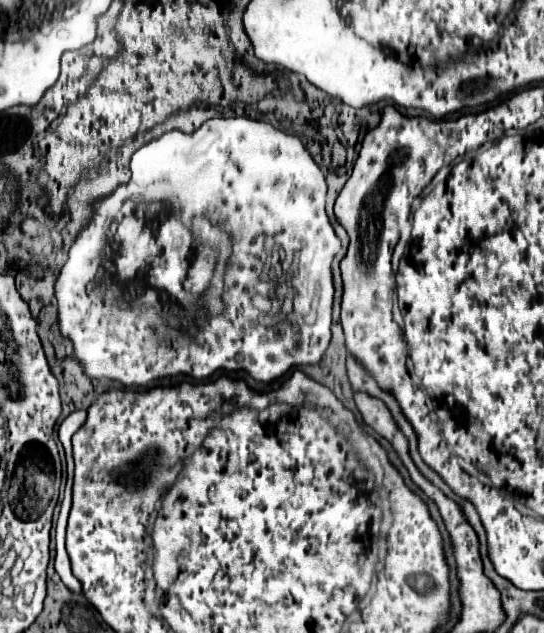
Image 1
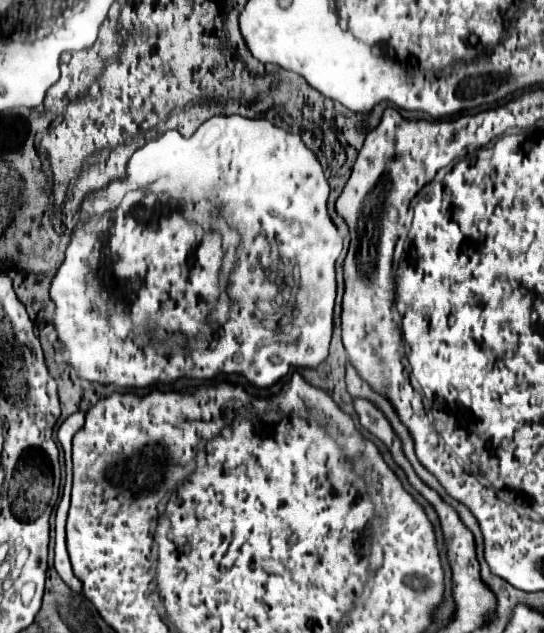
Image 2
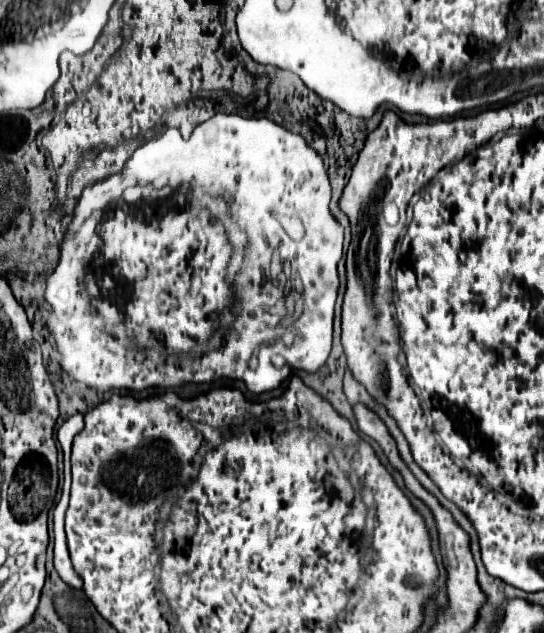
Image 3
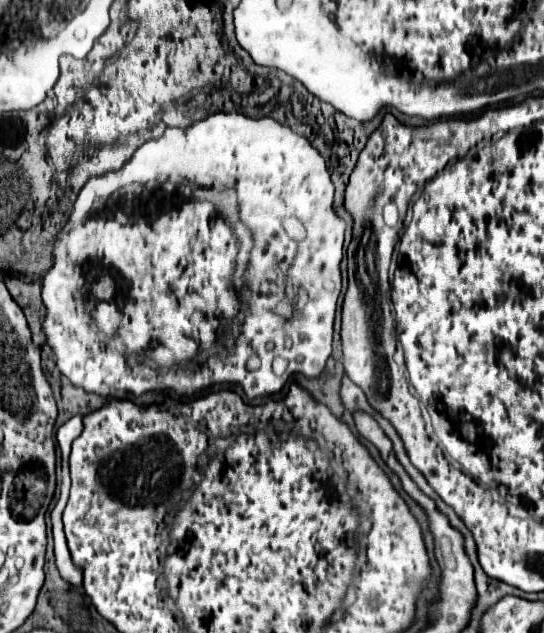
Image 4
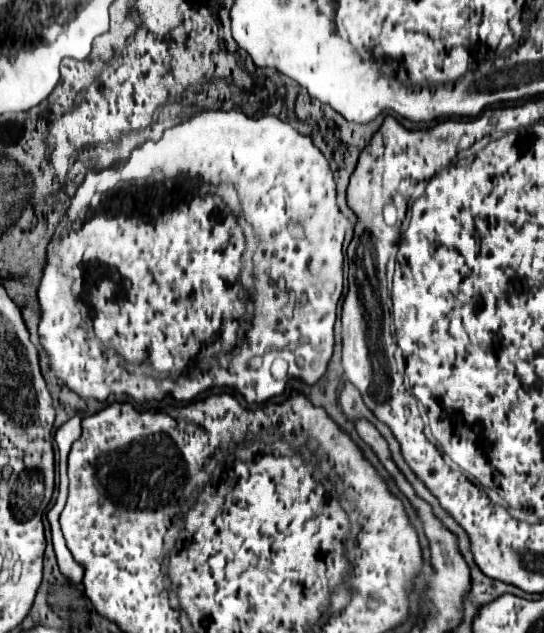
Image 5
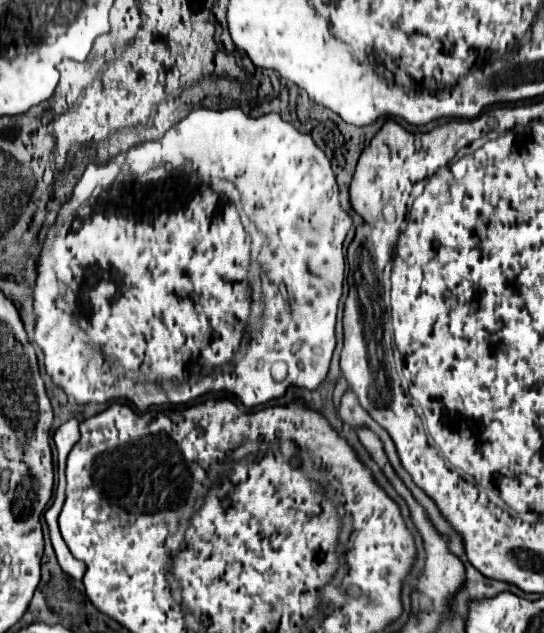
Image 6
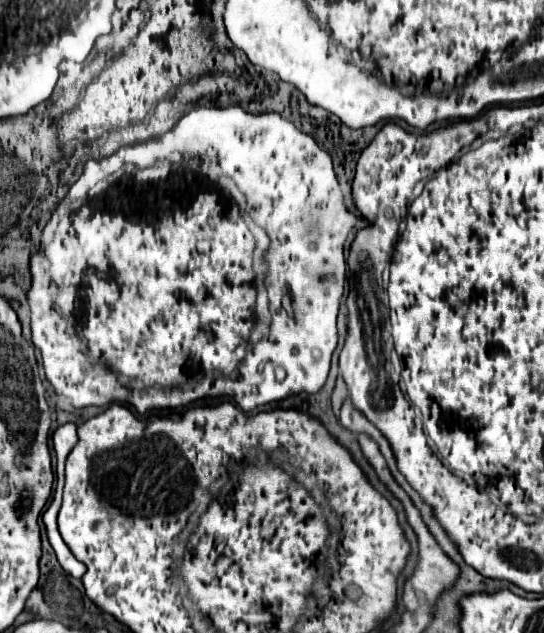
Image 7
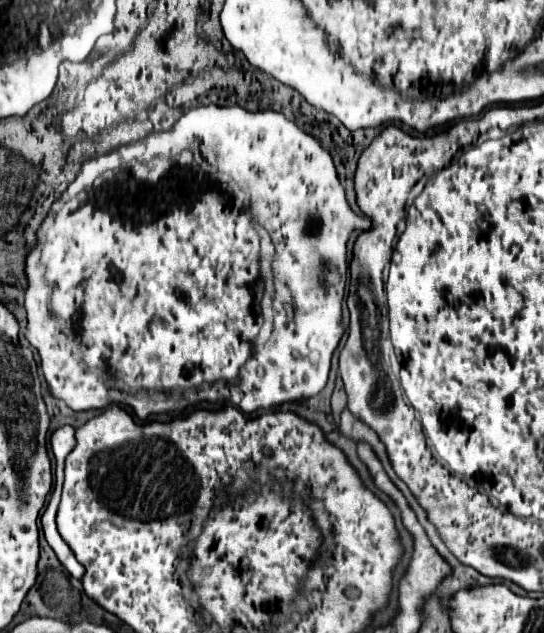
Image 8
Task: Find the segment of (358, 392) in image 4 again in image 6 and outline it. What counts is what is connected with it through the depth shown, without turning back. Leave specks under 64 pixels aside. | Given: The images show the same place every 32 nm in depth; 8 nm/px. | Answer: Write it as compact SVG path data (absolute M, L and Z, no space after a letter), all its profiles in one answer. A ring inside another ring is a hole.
M350 388L344 392L338 410L340 410L342 420L344 420L346 424L350 424L352 428L358 428L358 426L370 426L370 428L376 432L374 420L370 420L370 414L358 404L358 398L354 396L354 392L350 392Z

